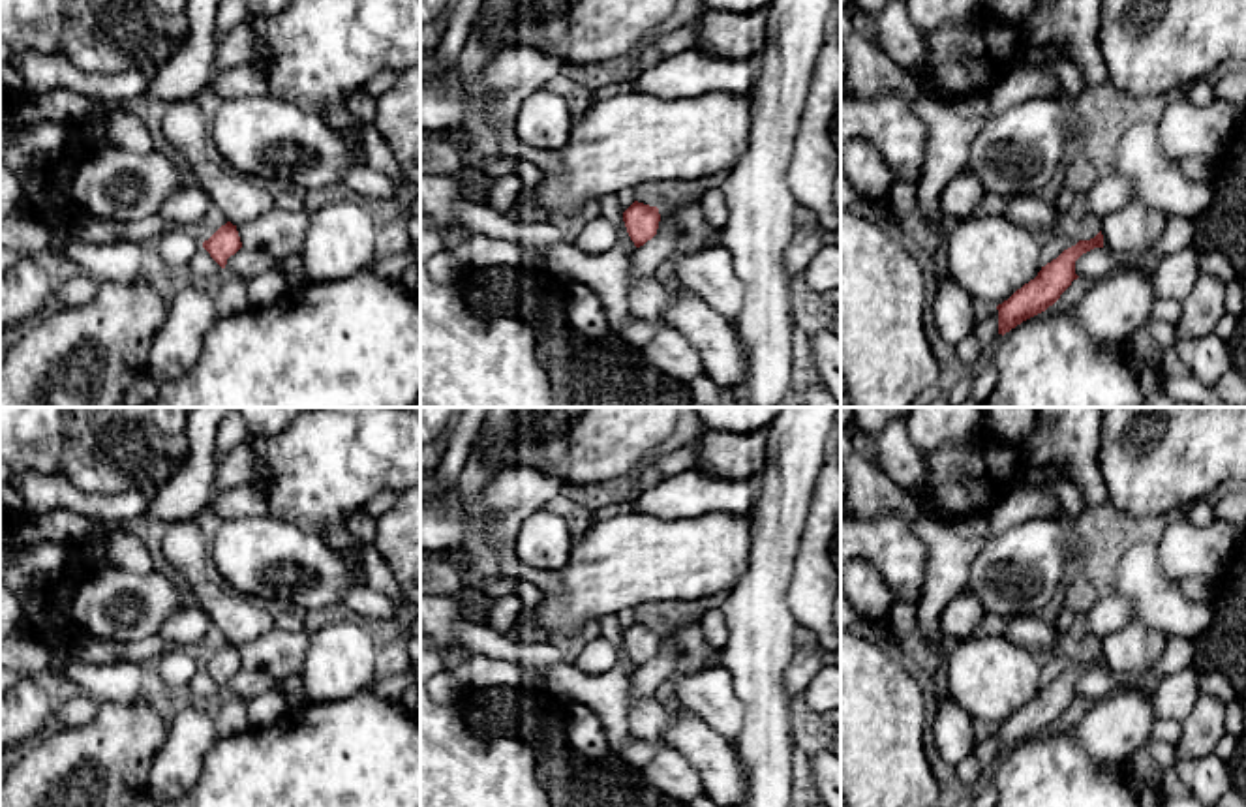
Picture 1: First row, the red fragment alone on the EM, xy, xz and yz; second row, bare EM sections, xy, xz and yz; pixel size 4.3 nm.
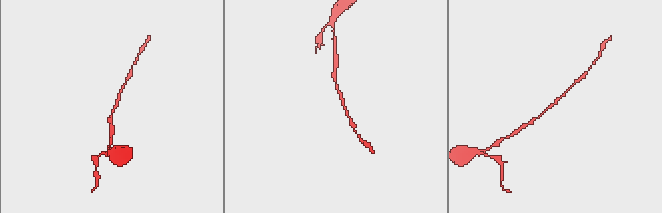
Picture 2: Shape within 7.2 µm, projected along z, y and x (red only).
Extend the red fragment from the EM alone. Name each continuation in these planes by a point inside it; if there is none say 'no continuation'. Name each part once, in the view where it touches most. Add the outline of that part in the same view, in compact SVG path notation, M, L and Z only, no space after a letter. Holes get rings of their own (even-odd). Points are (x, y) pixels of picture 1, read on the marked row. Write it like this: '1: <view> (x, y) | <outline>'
no continuation

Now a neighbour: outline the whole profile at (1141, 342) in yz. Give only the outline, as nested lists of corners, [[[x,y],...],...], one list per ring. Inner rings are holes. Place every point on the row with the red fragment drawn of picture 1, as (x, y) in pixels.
[[[1141,325],[1128,340],[1128,347],[1143,358],[1162,360],[1167,349],[1163,349],[1150,334],[1148,325]]]

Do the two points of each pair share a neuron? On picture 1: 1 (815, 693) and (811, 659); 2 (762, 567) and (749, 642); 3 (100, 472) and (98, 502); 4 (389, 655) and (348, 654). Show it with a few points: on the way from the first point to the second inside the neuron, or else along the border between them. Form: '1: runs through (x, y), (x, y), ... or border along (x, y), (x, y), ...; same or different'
1: border along (820, 667), (802, 695); different
2: runs through (762, 586), (759, 624); same
3: border along (62, 475), (83, 492), (124, 494), (137, 488); different
4: border along (381, 639), (376, 650), (374, 676); different

